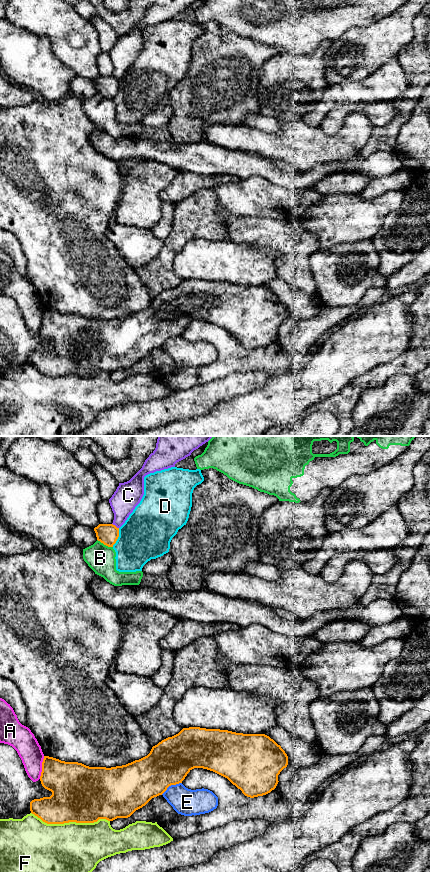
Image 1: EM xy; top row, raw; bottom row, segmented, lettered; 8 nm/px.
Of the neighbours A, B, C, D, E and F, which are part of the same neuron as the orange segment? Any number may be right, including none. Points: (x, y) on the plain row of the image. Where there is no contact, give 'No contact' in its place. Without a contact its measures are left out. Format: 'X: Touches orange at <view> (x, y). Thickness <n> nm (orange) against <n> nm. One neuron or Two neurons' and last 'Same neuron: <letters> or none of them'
A: Touches orange at xy (42, 319). Thickness 320 nm (orange) against 190 nm. Two neurons
B: Touches orange at xy (105, 96). Thickness 160 nm (orange) against 220 nm. Two neurons
C: Touches orange at xy (114, 77). Thickness 160 nm (orange) against 200 nm. Two neurons
D: Touches orange at xy (118, 88). Thickness 160 nm (orange) against 400 nm. Two neurons
E: Touches orange at xy (171, 336). Thickness 360 nm (orange) against 220 nm. Two neurons
F: Touches orange at xy (70, 373). Thickness 460 nm (orange) against 480 nm. Two neurons
Same neuron: none of them

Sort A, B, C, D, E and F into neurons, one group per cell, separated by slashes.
A / B / C / D E / F

